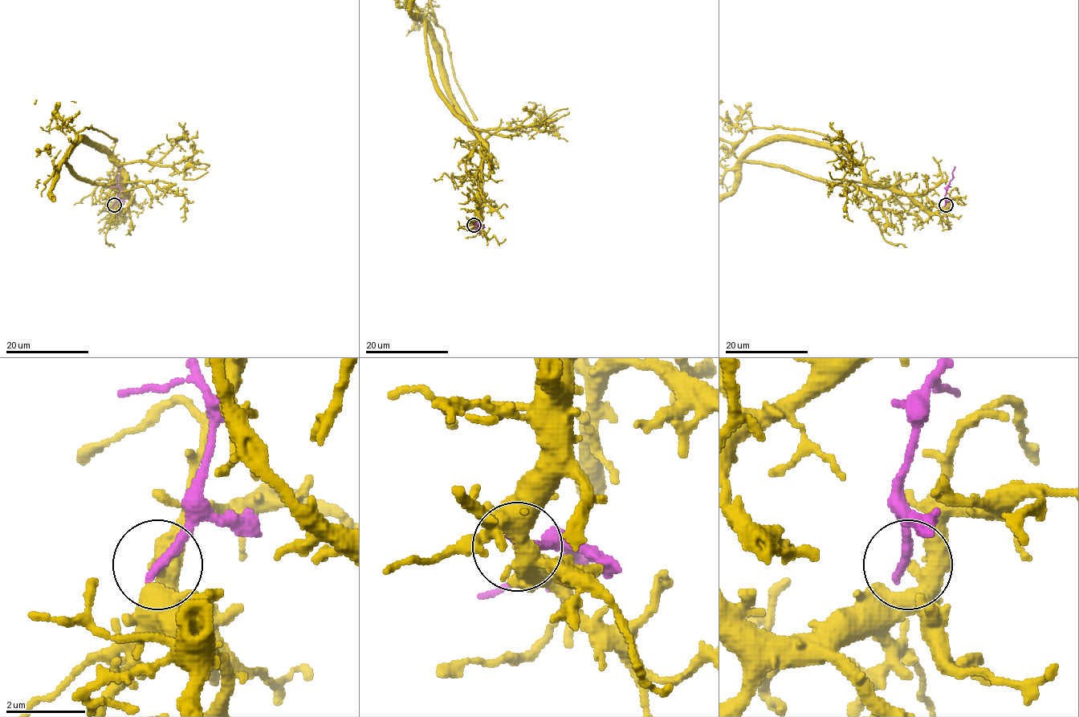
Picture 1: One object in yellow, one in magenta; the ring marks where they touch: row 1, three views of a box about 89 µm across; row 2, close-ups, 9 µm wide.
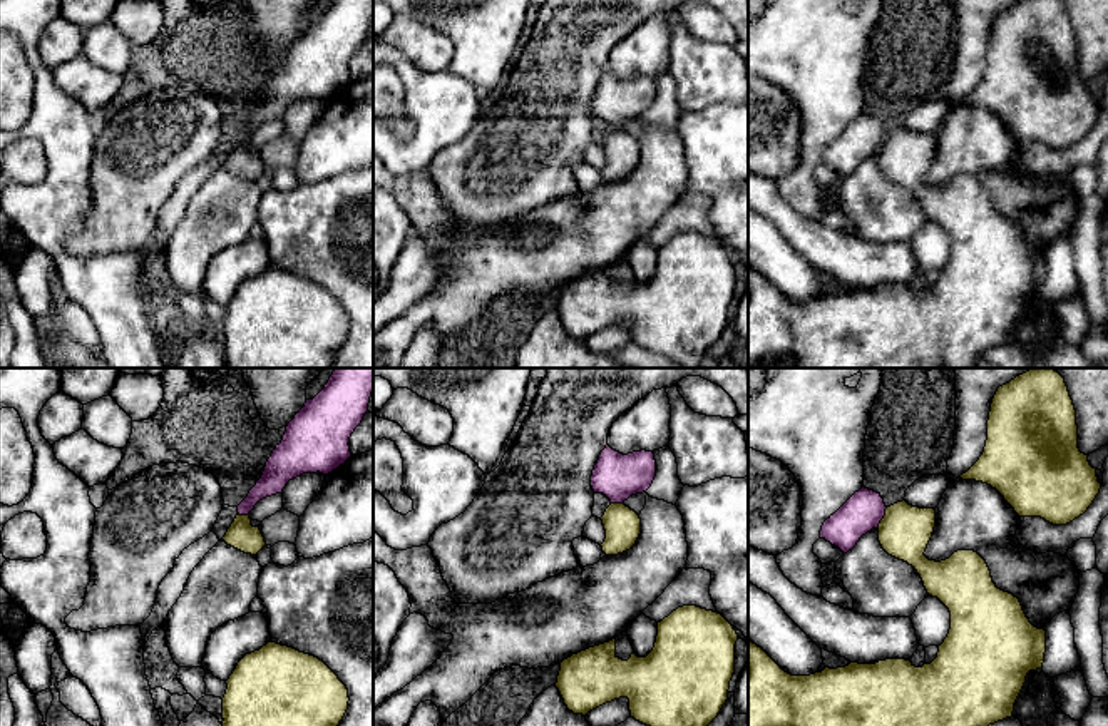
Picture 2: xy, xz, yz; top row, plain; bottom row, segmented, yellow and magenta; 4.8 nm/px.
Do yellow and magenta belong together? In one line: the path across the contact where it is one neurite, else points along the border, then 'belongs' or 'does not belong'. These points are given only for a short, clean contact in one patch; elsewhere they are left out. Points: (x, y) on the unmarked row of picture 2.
border along yz (887, 132), (876, 153); does not belong

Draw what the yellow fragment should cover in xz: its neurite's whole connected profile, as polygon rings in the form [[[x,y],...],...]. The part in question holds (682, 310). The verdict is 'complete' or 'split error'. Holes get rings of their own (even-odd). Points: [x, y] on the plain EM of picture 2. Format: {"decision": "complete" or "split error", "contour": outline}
{"decision": "complete", "contour": [[[683,231],[658,248],[656,268],[646,283],[633,278],[628,286],[619,284],[613,264],[564,284],[556,313],[574,340],[586,341],[606,328],[628,323],[631,343],[636,346],[685,368],[701,368],[701,358],[728,325],[736,266],[736,256],[721,239]]]}

